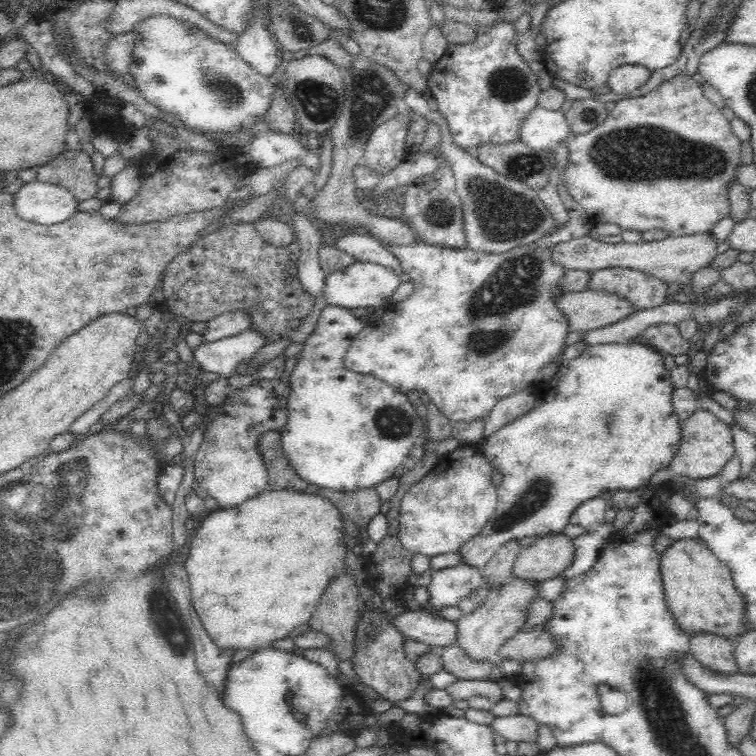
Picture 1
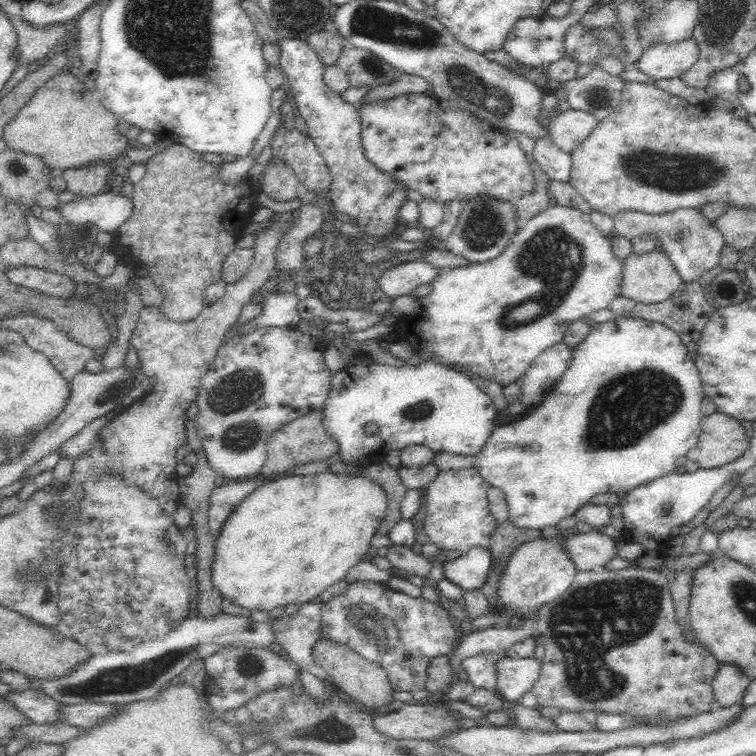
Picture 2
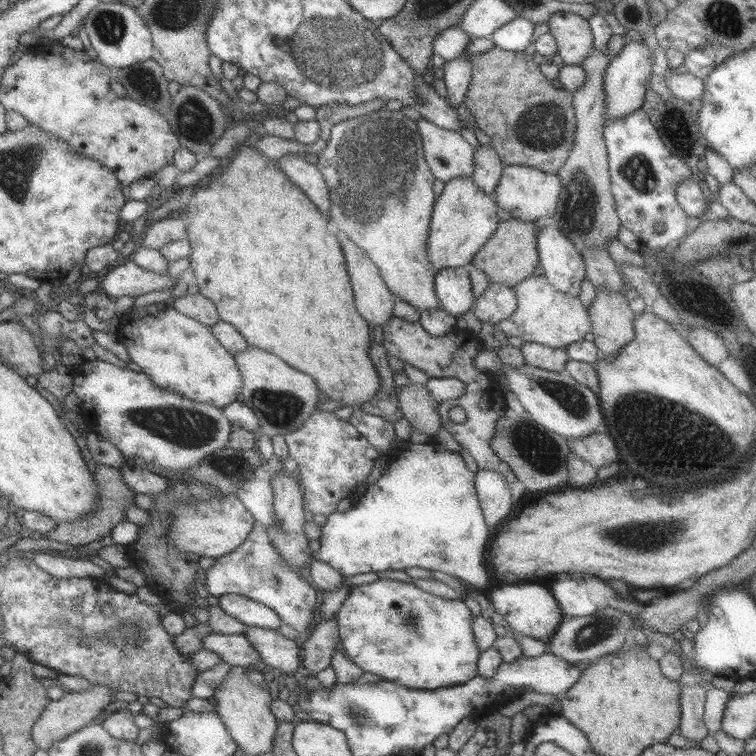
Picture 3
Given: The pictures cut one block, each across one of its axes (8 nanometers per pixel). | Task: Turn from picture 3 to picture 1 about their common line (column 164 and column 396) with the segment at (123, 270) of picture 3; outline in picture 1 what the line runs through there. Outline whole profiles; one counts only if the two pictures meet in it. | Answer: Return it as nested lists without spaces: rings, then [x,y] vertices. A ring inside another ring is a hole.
[[[354,261],[350,266],[327,275],[322,295],[326,304],[346,309],[380,307],[400,283],[401,277],[390,268],[371,262]]]

